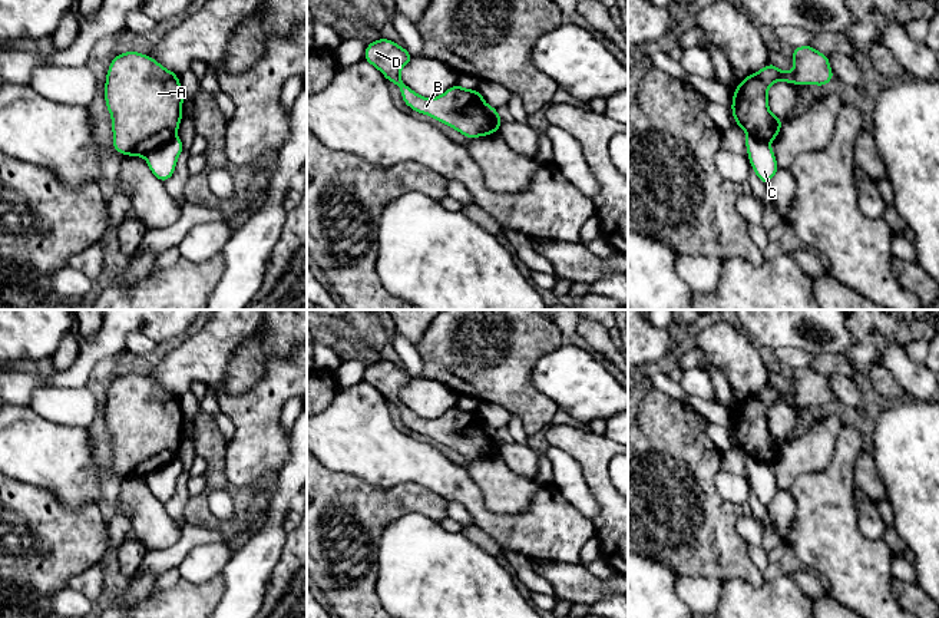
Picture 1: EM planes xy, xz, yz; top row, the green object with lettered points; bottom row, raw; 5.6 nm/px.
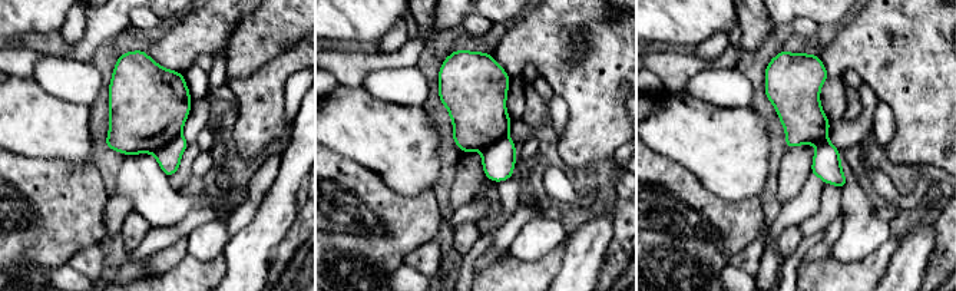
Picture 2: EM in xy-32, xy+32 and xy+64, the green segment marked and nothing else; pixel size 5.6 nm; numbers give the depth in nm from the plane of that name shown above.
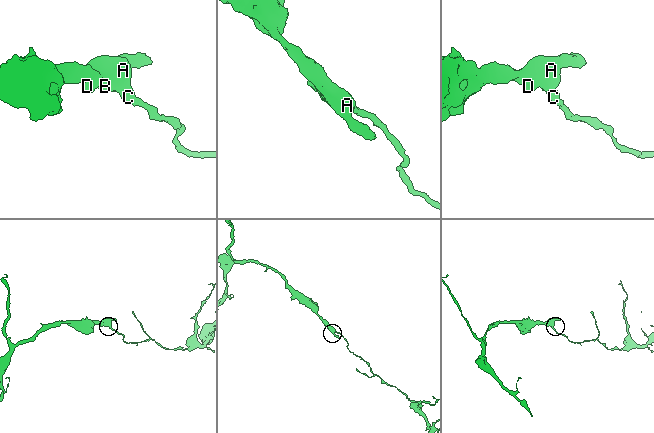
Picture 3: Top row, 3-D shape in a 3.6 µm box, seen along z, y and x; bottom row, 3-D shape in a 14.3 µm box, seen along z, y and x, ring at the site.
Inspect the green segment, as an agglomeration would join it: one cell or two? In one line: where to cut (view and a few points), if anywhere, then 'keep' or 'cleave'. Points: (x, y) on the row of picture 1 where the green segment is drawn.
cut xy (175, 135), (144, 155); cleave

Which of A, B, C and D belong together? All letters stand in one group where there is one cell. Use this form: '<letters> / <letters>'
A B D / C

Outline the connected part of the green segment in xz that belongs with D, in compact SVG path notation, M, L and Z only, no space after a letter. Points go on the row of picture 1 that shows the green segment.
M380 37L377 42L368 43L364 59L377 67L389 82L400 87L404 103L413 110L434 118L469 139L497 132L479 90L454 85L443 95L427 99L404 85L400 79L400 70L410 63L413 56L394 42Z

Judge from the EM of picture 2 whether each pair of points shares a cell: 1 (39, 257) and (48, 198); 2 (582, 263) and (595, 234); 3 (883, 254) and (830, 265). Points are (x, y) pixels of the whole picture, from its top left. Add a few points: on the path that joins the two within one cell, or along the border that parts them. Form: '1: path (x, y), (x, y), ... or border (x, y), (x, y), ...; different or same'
1: path (42, 242), (42, 212); same
2: path (582, 255), (589, 241); same
3: path (870, 267), (867, 270), (843, 270); same

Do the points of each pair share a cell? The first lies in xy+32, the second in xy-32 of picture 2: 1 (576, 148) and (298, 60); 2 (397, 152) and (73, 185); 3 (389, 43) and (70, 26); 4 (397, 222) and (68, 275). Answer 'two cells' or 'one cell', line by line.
1: one cell
2: two cells
3: one cell
4: two cells

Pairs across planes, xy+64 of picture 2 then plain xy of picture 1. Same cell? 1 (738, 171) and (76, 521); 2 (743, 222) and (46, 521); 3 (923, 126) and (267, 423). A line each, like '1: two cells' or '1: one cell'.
1: two cells
2: one cell
3: one cell

